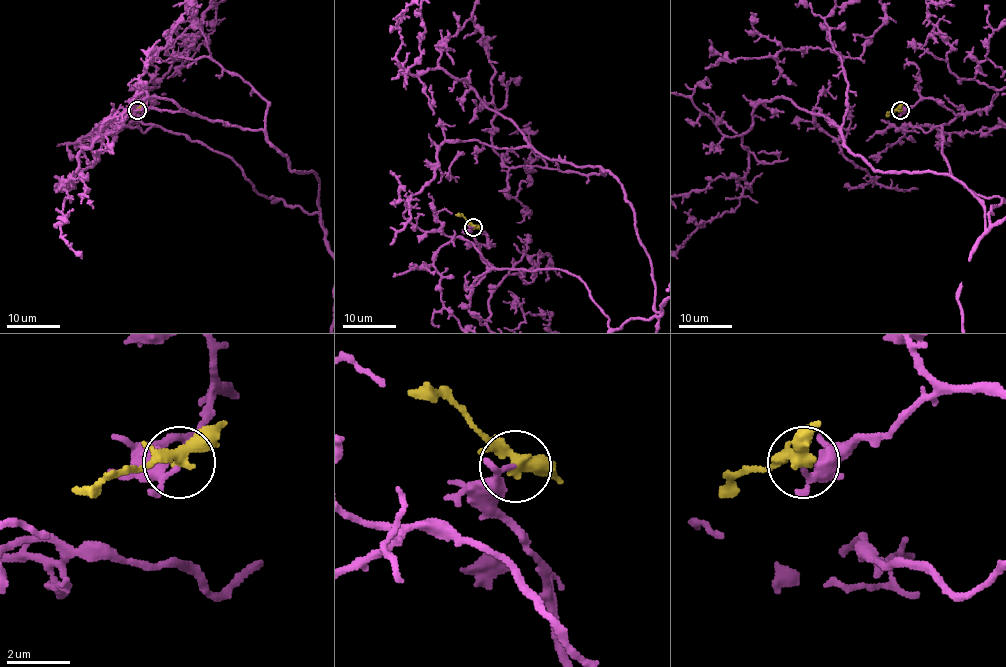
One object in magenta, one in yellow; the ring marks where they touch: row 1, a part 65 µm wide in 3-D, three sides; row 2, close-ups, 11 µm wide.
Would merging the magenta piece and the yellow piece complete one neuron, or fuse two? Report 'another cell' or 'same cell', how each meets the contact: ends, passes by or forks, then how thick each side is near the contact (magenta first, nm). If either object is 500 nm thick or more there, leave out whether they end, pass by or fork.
another cell | magenta passes by | yellow forks | 140/320 nm

